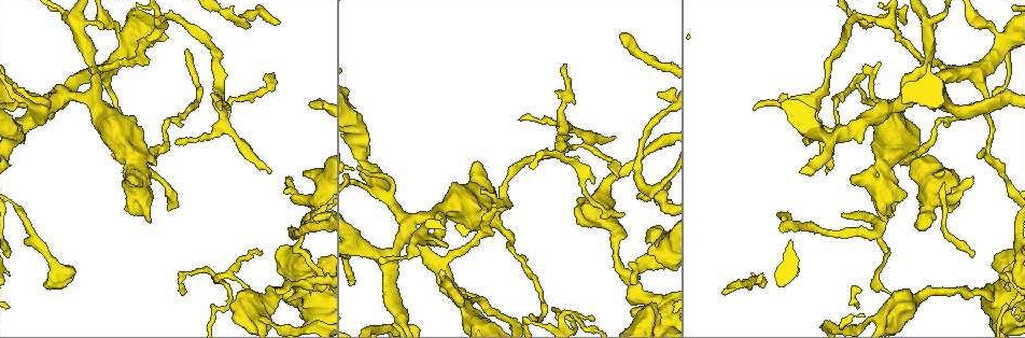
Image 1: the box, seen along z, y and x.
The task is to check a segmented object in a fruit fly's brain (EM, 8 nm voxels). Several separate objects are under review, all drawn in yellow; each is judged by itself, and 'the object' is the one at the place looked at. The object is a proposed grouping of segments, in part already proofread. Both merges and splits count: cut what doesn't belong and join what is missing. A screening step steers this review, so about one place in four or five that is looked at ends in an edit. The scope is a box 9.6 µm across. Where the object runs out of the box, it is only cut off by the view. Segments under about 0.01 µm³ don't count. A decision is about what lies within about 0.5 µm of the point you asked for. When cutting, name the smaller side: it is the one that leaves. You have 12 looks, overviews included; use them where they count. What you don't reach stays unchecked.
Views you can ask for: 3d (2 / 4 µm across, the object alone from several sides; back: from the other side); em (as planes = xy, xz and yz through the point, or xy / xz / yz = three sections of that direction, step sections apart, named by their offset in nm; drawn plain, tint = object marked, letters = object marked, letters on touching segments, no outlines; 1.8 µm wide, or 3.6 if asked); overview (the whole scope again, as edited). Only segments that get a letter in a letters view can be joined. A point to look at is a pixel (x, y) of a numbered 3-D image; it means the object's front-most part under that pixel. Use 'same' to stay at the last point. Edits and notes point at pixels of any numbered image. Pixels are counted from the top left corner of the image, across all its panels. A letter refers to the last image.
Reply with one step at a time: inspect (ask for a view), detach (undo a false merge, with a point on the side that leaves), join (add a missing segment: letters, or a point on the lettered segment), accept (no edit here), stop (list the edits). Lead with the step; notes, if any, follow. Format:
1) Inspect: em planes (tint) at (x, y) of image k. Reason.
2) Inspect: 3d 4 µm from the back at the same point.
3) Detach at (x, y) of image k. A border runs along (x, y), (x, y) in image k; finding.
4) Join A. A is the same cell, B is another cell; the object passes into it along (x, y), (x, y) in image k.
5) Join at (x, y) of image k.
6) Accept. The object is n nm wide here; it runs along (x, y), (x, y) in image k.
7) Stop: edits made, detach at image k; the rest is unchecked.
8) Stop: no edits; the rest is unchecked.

Inspect: em xz step 8 (tint) at (221, 275) of image 1. Abrupt turn.

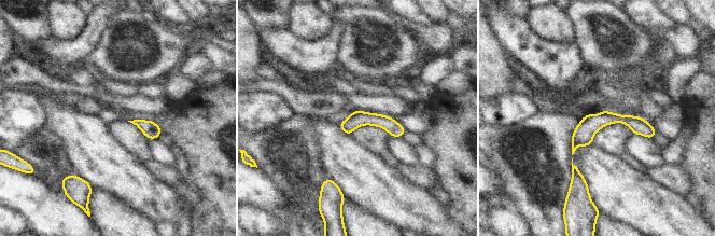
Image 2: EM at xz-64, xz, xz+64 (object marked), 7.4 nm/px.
Inspect: em planes (letters) at the same point.

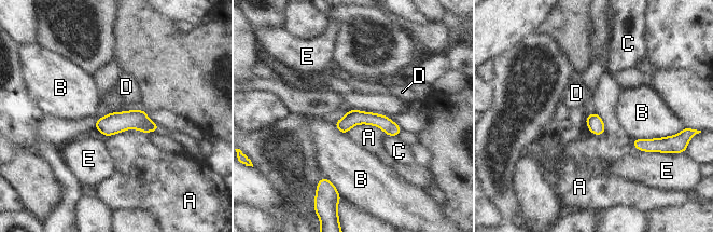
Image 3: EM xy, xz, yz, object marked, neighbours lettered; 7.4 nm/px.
Accept. The longest contact is with A, 300 nm; A, B, C, D and E are other cells; it runs along (338, 123), (374, 119), (397, 131) in image 3; all the same neuron.

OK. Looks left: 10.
Inspect: 3d 2 µm at (274, 77) of image 1. Tapers out.

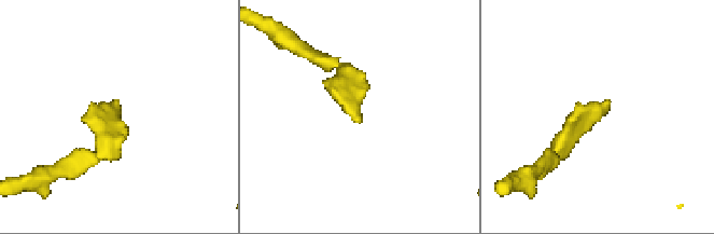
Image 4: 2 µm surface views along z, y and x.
Inspect: em xz step 4 (letters) at (120, 107) of image 4.

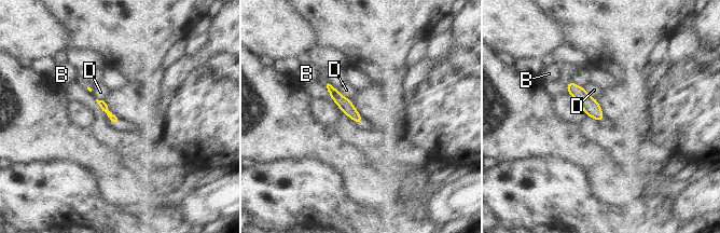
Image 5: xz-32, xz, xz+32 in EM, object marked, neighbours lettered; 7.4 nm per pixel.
Inspect: em planes (letters) at the same point. Another direction.

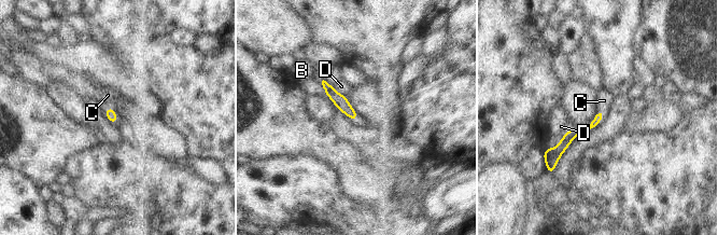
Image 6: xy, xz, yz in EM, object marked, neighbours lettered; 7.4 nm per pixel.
Join C. C is the same cell, B and D are other cells; the object passes into it along (110, 112), (111, 108), (108, 95) in image 6; the neuron continues.

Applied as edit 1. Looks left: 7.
Inspect: 3d 2 µm at (316, 219) of image 1. Branch stops here.

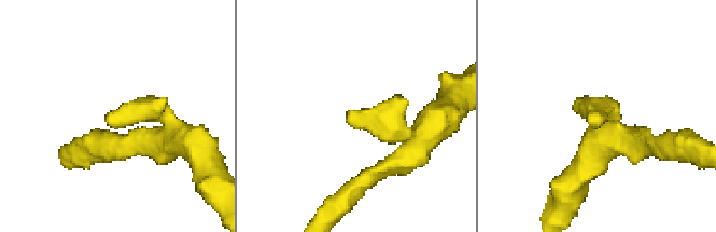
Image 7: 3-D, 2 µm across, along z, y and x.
Inspect: em planes (letters) at (106, 121) of image 7.

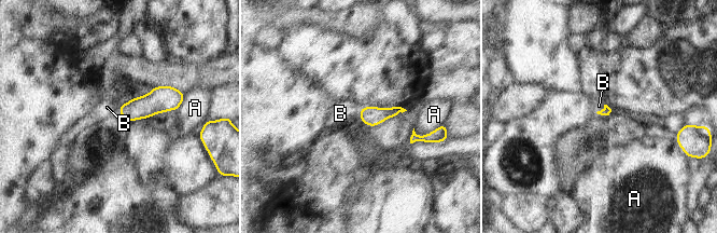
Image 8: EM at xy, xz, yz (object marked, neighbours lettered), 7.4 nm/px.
Join B. B is the same cell, A is another cell; the object passes into it along (606, 110), (602, 109), (599, 106) in image 8; the neuron continues.

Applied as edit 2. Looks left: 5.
Inspect: em xy step 4 (tint) at (93, 104) of image 1. Three-way junction.

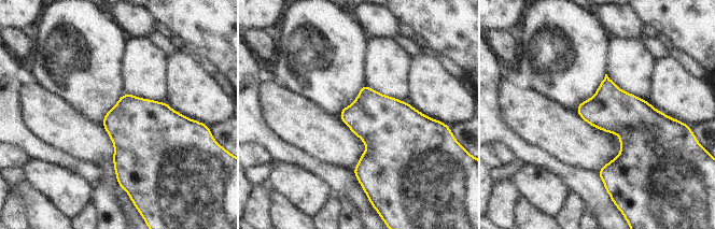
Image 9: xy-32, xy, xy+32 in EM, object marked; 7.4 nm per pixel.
Inspect: em planes (letters) at the same point.

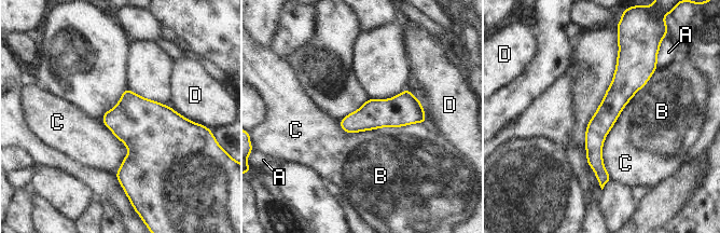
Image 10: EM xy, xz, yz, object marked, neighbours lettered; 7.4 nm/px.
Accept. A, B, C and D are other cells; it runs along (620, 54), (595, 134), (601, 181) in image 10; continuous, no second neuron.

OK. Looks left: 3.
Inspect: em planes (tint) at (353, 244) of image 1. Sharp bend.

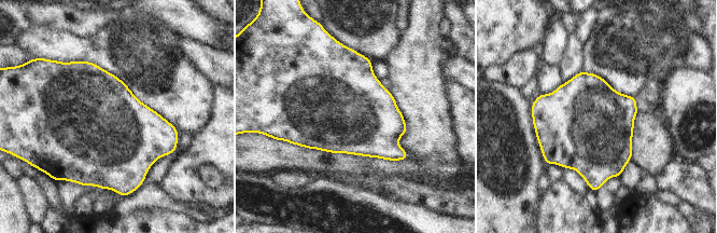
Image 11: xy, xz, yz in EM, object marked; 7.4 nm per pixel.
Inspect: em planes (letters) at the same point.

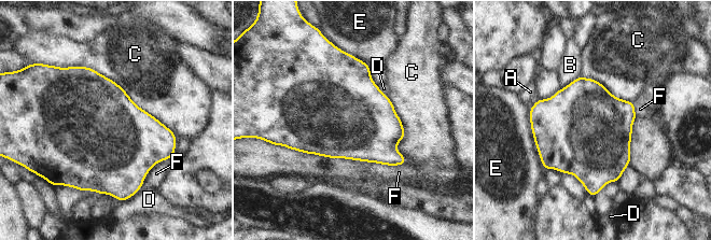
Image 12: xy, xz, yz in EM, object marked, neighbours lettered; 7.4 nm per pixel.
Accept. A, B, C, D, E and F are other cells; all the same neuron.

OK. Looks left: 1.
Stop: edits made, join at image 6, join at image 8; the rest is unchecked.

